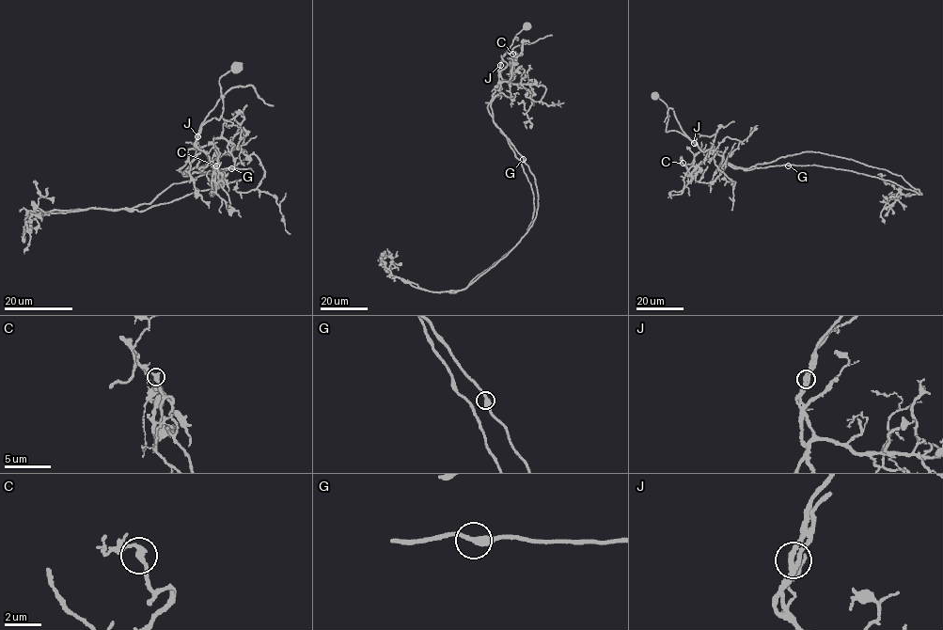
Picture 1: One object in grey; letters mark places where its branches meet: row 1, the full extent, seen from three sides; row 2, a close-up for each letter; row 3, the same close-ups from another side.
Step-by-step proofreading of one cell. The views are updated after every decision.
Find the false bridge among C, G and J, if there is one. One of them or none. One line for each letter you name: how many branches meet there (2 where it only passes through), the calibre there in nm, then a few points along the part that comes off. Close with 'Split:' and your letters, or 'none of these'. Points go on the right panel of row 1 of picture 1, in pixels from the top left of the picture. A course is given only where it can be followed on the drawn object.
J: 2 branches meet; 320 nm thick; foreign part runs (694, 143), (737, 168), (805, 151), (850, 159), (900, 175), (921, 194), (887, 201)
Split: J

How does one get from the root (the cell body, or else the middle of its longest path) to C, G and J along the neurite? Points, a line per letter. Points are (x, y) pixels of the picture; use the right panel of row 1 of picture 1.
C: (653, 96), (667, 106), (666, 131), (682, 133), (700, 149), (688, 169), (683, 163)
G: (653, 96), (667, 106), (666, 131), (682, 133), (700, 149), (720, 151), (723, 160), (744, 170), (788, 165)
J: (653, 96), (667, 106), (666, 131), (678, 131), (694, 143)

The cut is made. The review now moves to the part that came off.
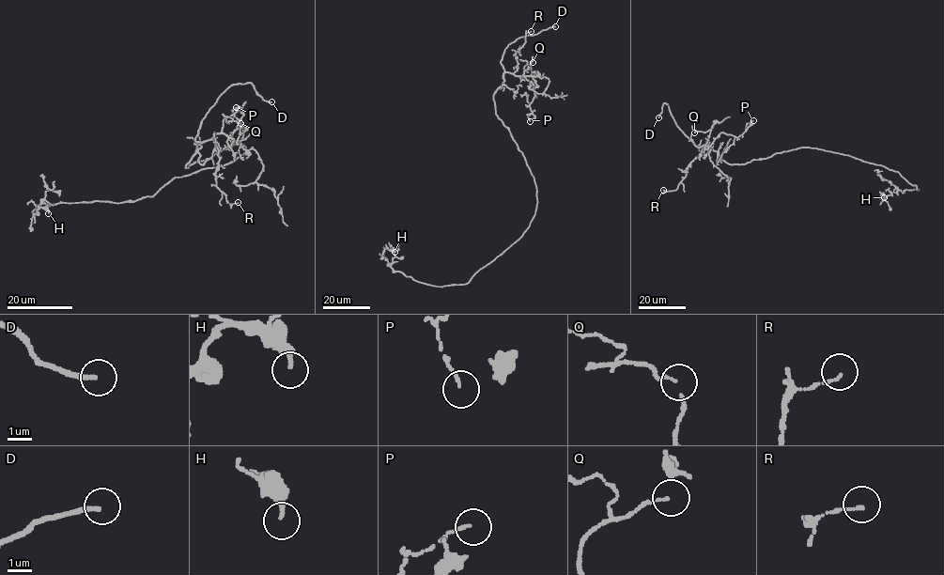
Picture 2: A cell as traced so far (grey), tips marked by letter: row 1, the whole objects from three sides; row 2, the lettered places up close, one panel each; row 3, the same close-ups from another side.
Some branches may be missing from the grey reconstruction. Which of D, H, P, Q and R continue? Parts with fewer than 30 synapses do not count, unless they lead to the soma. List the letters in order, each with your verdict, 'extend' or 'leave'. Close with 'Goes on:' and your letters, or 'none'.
D: extend
H: leave
P: leave
Q: leave
R: leave
Goes on: D

